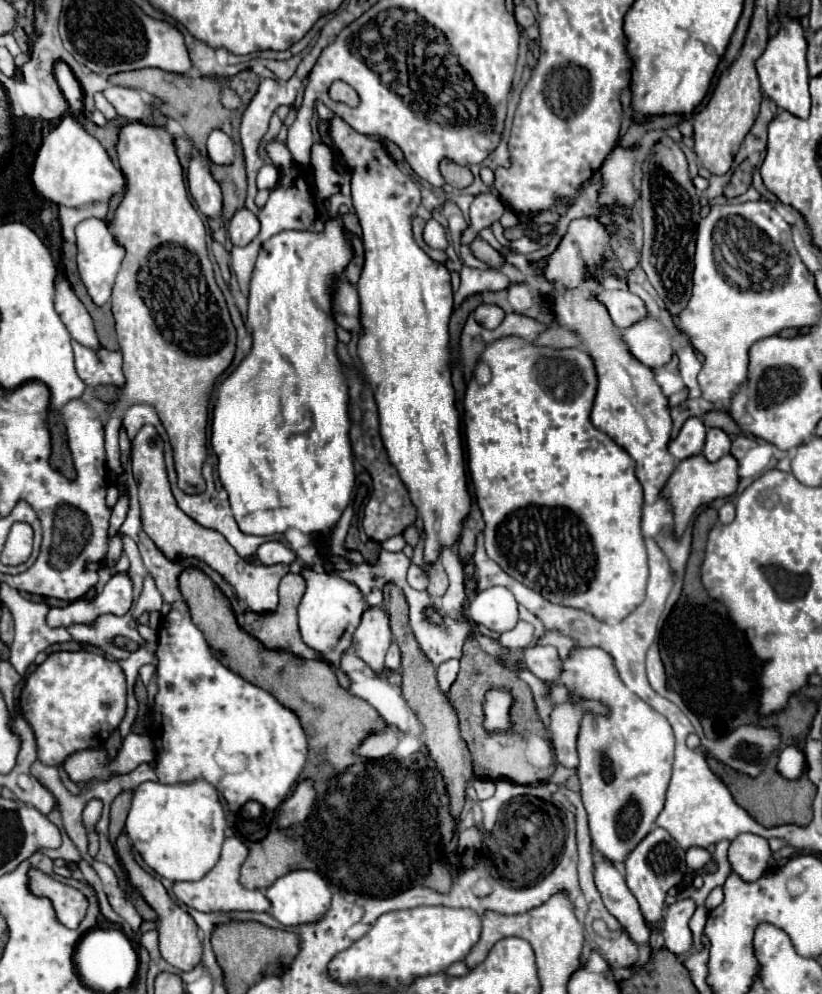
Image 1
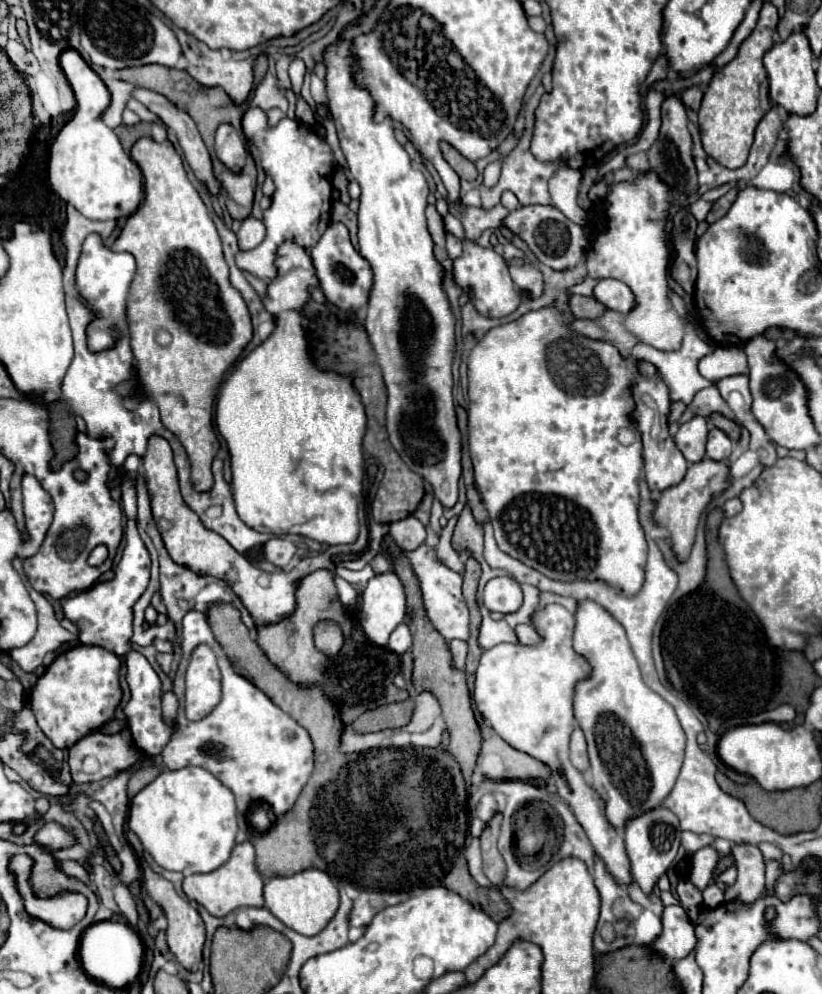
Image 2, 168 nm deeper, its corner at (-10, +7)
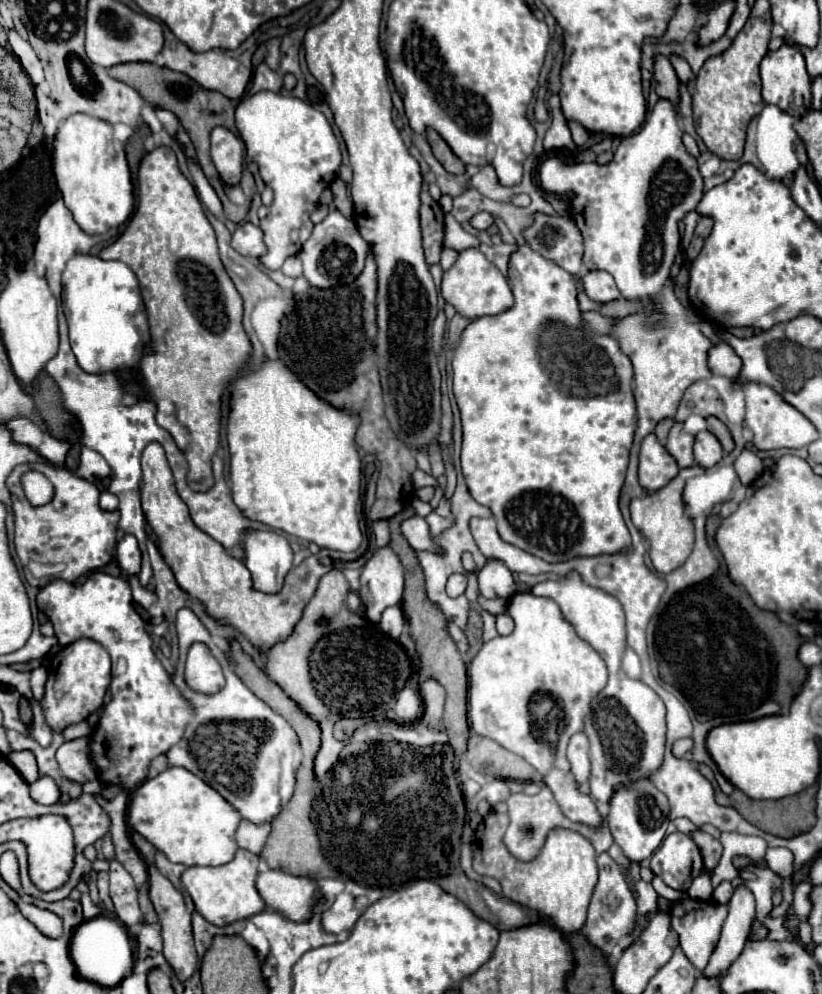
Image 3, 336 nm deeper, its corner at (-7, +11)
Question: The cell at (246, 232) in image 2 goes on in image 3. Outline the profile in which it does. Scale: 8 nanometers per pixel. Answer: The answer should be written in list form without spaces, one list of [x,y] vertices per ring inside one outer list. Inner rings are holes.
[[[250,222],[238,226],[238,230],[232,234],[232,246],[238,254],[248,258],[260,258],[262,254],[266,254],[262,230]]]

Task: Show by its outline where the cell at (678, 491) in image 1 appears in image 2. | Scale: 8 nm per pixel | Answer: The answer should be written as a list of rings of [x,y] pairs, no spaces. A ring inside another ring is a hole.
[[[703,458],[701,462],[689,464],[685,478],[667,490],[661,492],[661,498],[655,502],[655,512],[653,518],[659,526],[667,528],[671,532],[671,542],[673,550],[679,560],[685,560],[691,552],[693,540],[695,540],[695,528],[701,518],[701,512],[707,508],[707,504],[713,500],[713,494],[723,492],[731,486],[731,476],[729,476],[729,466],[725,462],[713,462],[711,458]]]

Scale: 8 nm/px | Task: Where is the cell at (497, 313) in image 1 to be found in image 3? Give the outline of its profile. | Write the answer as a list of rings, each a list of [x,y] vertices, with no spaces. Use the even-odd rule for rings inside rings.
[[[478,248],[462,250],[458,254],[454,266],[448,272],[444,272],[442,298],[448,304],[452,304],[458,314],[462,314],[464,318],[470,318],[470,320],[480,318],[480,316],[500,314],[514,304],[514,296],[508,286],[508,280],[500,274],[500,270]]]

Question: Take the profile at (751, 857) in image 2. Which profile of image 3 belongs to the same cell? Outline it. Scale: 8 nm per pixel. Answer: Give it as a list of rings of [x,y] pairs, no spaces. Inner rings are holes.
[[[738,886],[728,904],[728,918],[722,926],[720,940],[706,968],[702,970],[706,978],[716,978],[724,974],[736,962],[738,954],[742,954],[742,948],[750,938],[752,922],[754,922],[754,896],[746,886]]]

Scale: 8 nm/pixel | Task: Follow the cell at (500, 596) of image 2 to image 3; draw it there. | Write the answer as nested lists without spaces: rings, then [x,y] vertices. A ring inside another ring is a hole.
[[[488,558],[486,566],[478,572],[480,594],[486,598],[510,598],[516,592],[512,572],[502,560]]]

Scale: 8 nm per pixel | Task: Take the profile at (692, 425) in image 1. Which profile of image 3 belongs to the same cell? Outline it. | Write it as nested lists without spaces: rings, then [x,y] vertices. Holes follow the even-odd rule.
[[[674,424],[670,430],[670,436],[666,440],[666,450],[674,456],[676,464],[680,468],[690,468],[694,466],[694,456],[692,456],[692,444],[694,436],[686,434],[680,430],[680,424]]]

